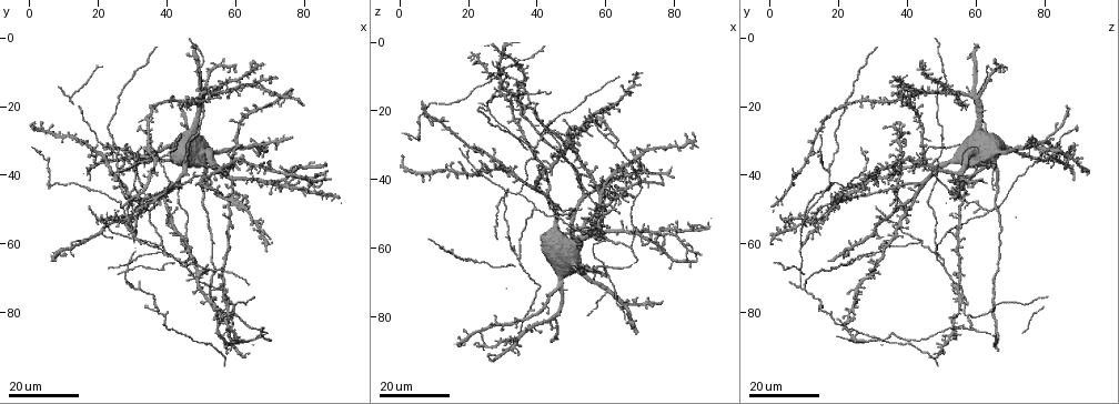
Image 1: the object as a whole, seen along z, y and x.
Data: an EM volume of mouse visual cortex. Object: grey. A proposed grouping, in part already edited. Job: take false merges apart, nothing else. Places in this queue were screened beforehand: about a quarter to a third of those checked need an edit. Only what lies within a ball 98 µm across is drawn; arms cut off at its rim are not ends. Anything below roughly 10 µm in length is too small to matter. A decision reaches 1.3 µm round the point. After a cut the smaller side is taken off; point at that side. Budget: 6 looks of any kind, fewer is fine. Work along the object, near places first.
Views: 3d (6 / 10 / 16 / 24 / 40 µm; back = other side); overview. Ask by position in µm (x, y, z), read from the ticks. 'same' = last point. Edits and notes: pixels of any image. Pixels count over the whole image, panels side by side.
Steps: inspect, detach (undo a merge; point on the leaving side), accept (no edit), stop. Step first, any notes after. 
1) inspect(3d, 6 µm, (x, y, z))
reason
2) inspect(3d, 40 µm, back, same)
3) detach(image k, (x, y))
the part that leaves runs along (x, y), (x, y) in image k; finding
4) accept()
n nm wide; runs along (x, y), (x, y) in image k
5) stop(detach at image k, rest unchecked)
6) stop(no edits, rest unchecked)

inspect(3d, 24 µm, (46.0, 67.5, 51.0))
three-way junction

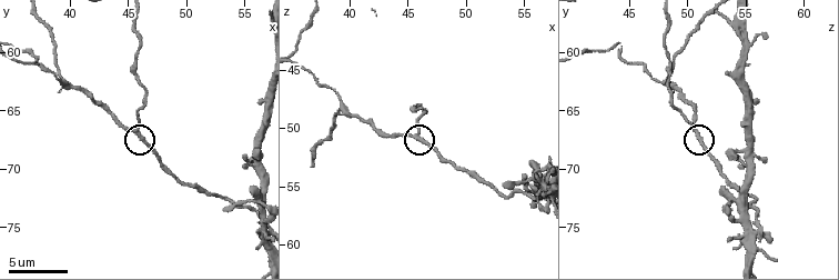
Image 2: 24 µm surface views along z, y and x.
inspect(3d, 10 µm, (45.6, 66.8, 50.8))

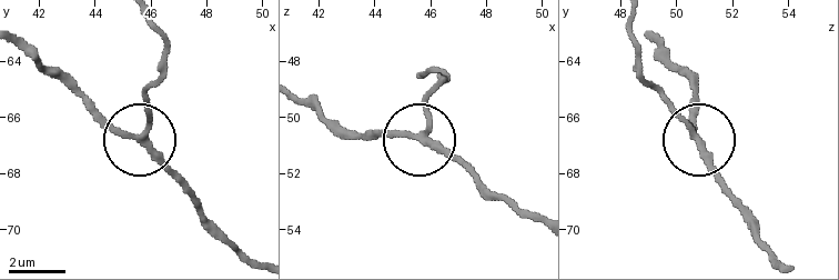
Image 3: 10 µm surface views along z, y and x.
accept()
side arm 49 µm; runs along (149, 21), (163, 64), (142, 134), (107, 122), (66, 81) in image 3; all the same neuron

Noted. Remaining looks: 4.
inspect(3d, 24 µm, (34.0, 59.5, 44.5))
three-way junction

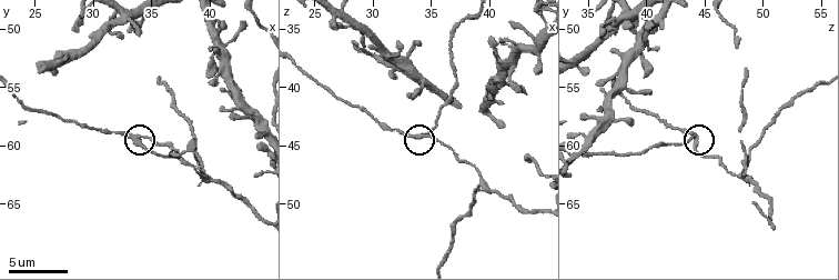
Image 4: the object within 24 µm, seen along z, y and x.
inspect(3d, 6 µm, (34.2, 59.4, 44.0))

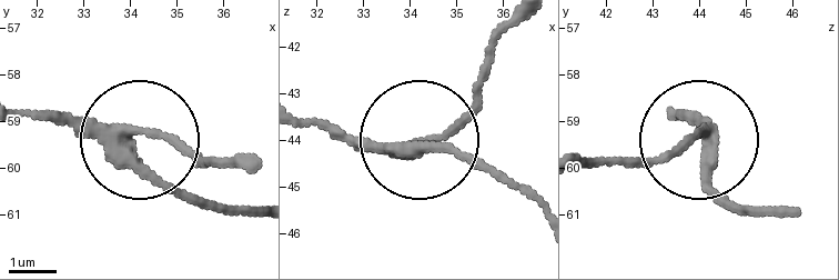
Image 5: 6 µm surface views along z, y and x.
inspect(3d, 6 µm, back, (34.10, 59.35, 44.10))

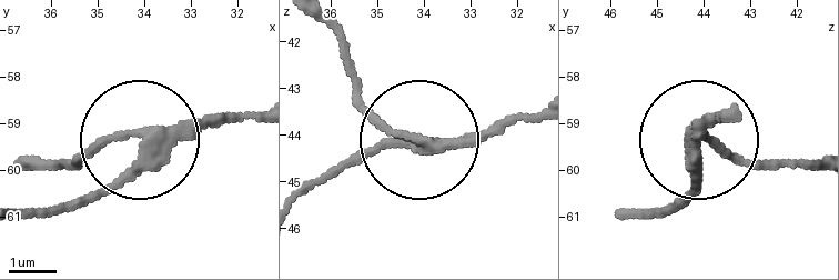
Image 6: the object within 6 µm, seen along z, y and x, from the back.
detach(image 6, (86, 150))
side arm 27 µm; 3 arms; two neurons meet here

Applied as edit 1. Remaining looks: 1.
inspect(3d, 6 µm, (39.2, 62.6, 48.0))
thin arm on a thick one

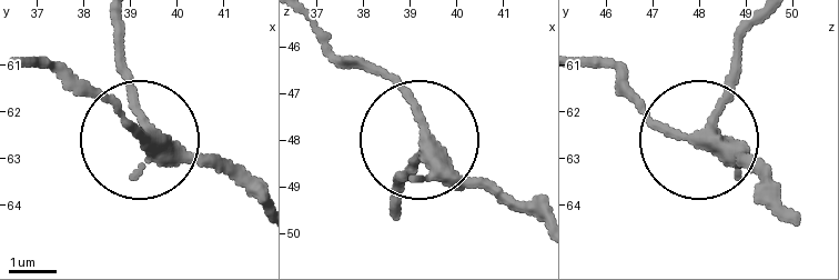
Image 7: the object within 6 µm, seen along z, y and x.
accept()
runs along (782, 211), (747, 163), (675, 136), (619, 83) in image 7; one neuron here

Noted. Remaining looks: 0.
stop(detach at image 6, rest unchecked)

